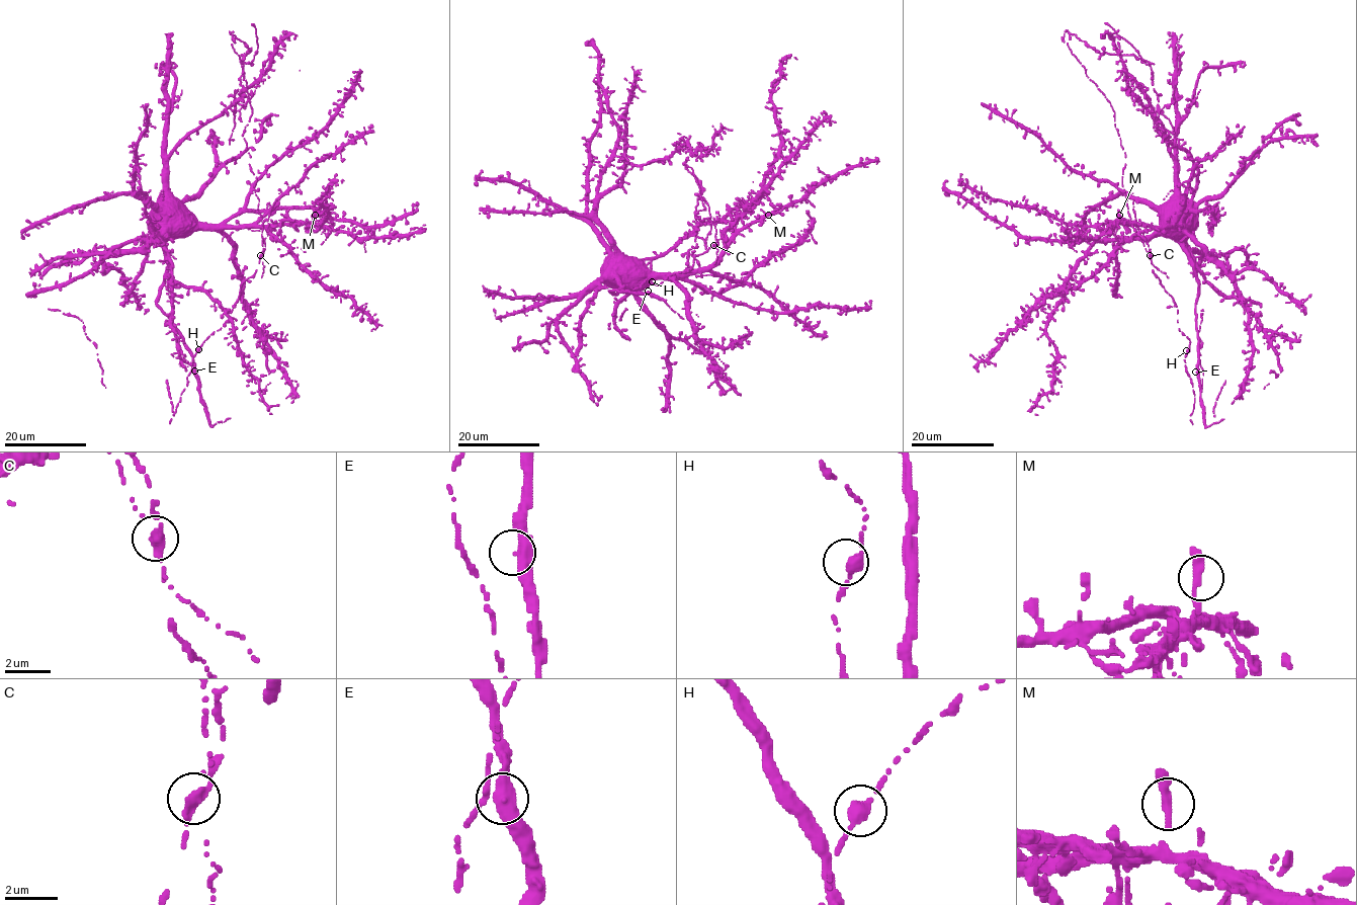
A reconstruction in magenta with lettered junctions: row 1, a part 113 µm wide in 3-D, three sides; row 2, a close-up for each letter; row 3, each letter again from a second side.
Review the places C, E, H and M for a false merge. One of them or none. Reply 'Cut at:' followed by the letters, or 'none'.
Cut at: C

